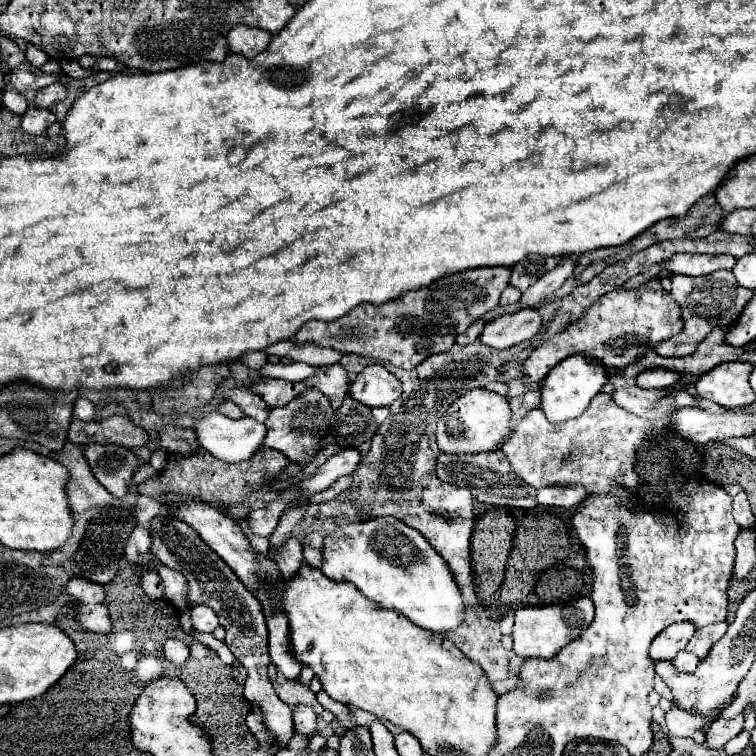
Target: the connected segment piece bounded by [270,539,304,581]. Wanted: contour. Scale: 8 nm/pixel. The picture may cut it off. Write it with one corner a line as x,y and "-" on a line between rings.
288,539
288,541
284,543
284,547
282,547
282,553
280,553
280,551
278,551
278,553
272,551
270,555
272,555
272,559
278,563
284,581
290,581
290,579
300,571
300,567
304,565
302,547
300,547
300,543
298,543
296,539

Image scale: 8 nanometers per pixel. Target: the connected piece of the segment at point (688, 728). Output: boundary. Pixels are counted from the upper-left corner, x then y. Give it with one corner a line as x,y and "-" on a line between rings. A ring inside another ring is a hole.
672,705
672,709
666,711
666,725
670,729
672,735
676,737
692,737
696,743
704,743
704,733
700,729
708,727
712,721
716,719
716,715
694,715
688,713
684,709
680,709
678,705

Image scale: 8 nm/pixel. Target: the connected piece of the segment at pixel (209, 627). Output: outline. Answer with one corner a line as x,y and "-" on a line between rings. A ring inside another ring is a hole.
196,605
192,611
192,625
202,633
212,633
218,627
218,617
212,607
208,605

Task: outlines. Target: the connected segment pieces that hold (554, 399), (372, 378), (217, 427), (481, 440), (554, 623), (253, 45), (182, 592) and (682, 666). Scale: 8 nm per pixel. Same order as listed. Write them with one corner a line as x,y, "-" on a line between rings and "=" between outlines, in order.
572,355
566,357
564,361
560,361
542,381
542,411
546,413
550,423
560,423
560,421
568,421
574,417
580,417
580,413
586,411
586,407
590,405
592,397
596,397
602,387
608,383
608,367
602,365
596,359
590,359
586,355
=
368,365
352,383
352,397
366,407
390,407
402,393
402,385
384,365
=
210,413
194,425
200,445
226,463
248,461
262,447
266,425
256,419
228,419
222,413
=
472,389
470,393
462,395
458,401
454,401
448,409
448,413
438,421
436,427
436,441
442,453
490,453
498,451
508,439
510,439
510,419
512,411
508,405
508,399
492,393
488,389
=
580,597
566,605
534,605
534,607
518,607
516,623
514,623
514,653
528,657
554,657
564,645
574,641
594,619
594,605
588,597
=
236,25
228,33
228,45
230,45
232,53
240,53
246,59
252,59
260,51
264,51
268,47
270,39
272,39
272,35
268,31
248,27
248,25
=
160,567
158,569
158,575
162,579
162,585
164,585
164,599
168,603
172,603
176,609
190,609
188,605
188,581
186,577
176,571
176,569
170,569
170,567
=
680,651
680,653
674,657
674,667
680,669
680,671
684,671
684,673
694,673
698,661
700,661
700,659
698,659
694,653

